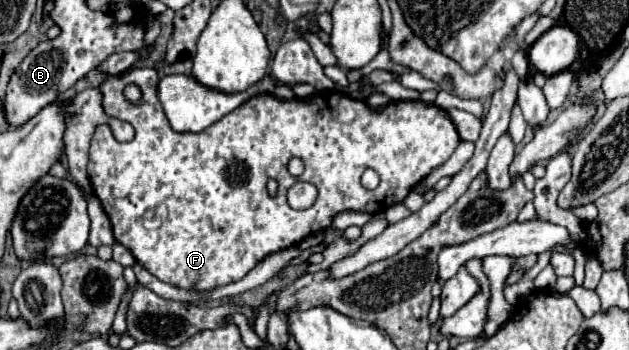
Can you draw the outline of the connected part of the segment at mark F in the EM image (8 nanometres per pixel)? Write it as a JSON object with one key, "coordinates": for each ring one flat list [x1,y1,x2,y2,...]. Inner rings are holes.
{"coordinates":[[144,67,124,77,106,77,100,85,104,109,110,117,128,121,136,129,136,137,130,143,120,143,114,139,108,125,100,125,90,143,88,177,94,195,100,199,112,223,116,241,128,247,136,261,160,281,180,289,208,291,238,281,266,255,288,249,310,233,324,231,340,211,364,211,372,215,402,203,410,189,432,169,444,165,460,143,452,121,436,105,426,105,422,101,392,101,384,109,372,111,364,101,334,91,314,93,304,101,280,101,272,95,256,95,200,133,176,133,162,111,156,87,156,69],[126,85,136,85,142,91,140,103,130,103,124,97],[292,157,304,161,302,181,318,189,316,203,304,211,294,211,286,201,286,191,298,181,298,177,292,177,286,169],[368,167,380,175,380,185,374,191,360,185,360,177],[268,179,278,181,276,197,270,197,266,191]]}

